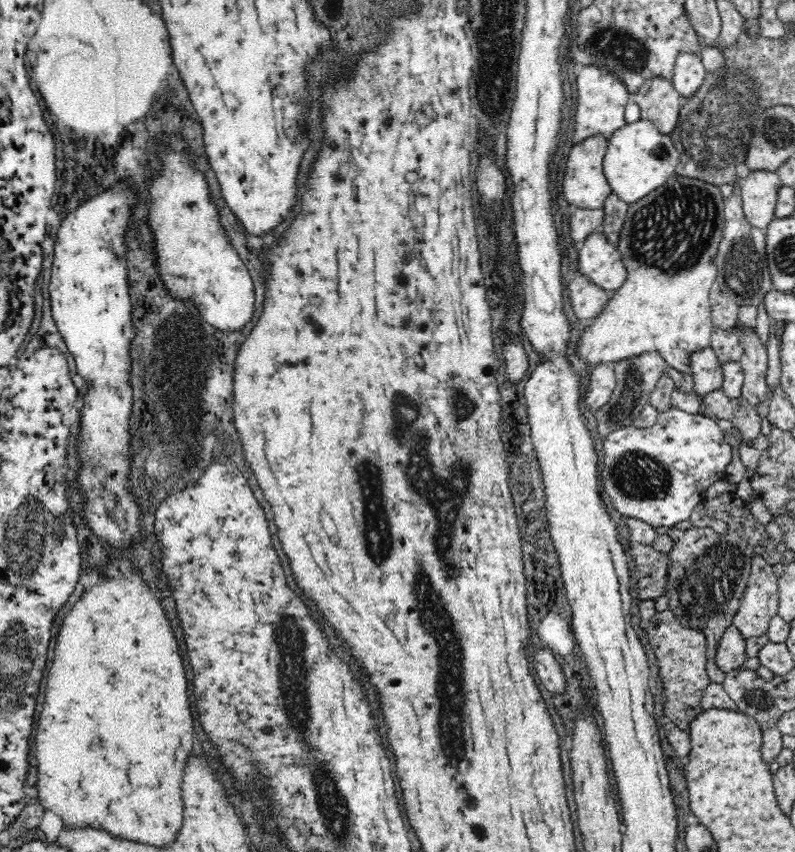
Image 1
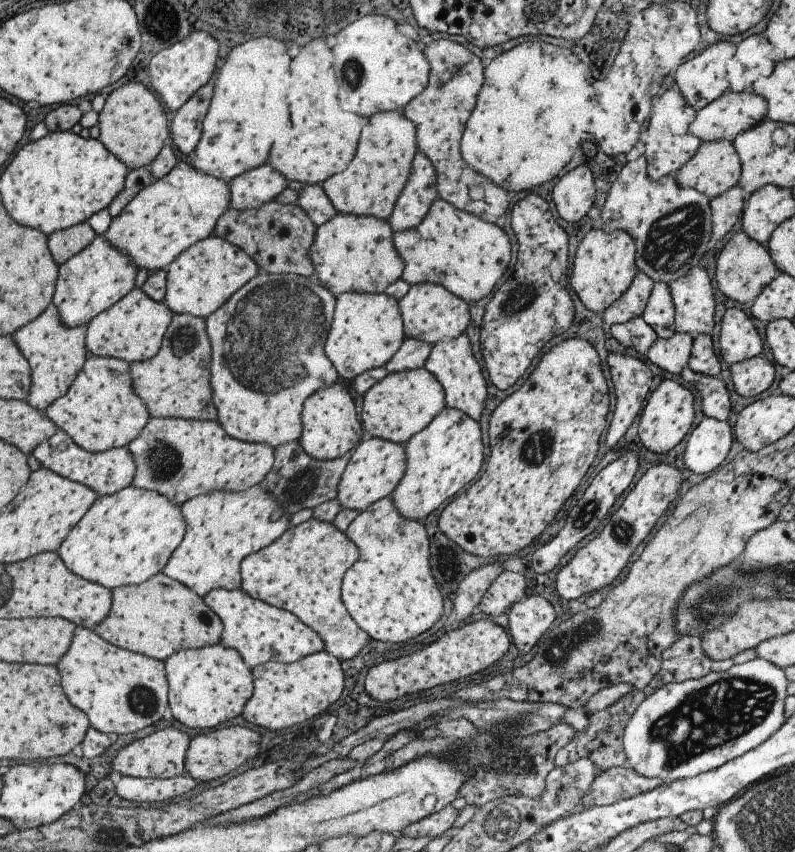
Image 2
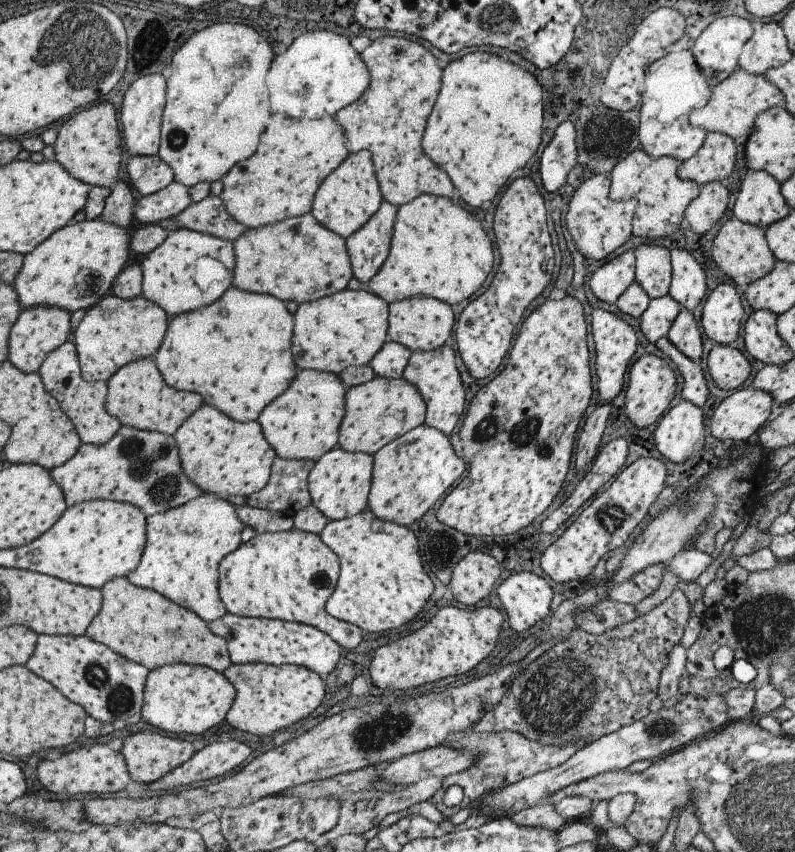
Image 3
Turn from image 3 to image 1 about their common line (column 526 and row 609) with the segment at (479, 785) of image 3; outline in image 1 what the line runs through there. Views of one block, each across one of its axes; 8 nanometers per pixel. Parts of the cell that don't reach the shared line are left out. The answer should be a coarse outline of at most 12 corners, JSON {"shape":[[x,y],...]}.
{"shape":[[755,553],[733,625],[744,638],[766,634],[777,615],[776,574]]}

